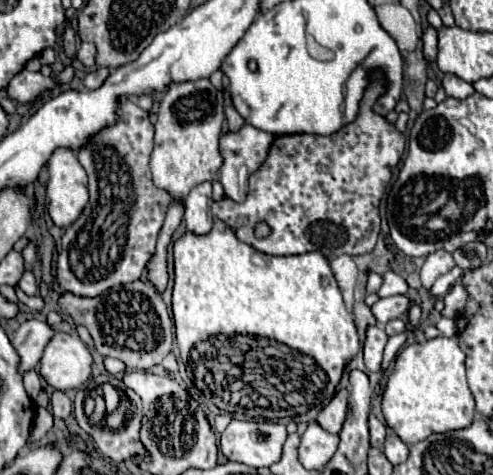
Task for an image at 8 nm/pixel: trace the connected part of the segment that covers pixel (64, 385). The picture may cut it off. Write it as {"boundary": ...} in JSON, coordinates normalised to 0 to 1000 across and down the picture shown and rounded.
{"boundary":[[[114,701],[89,735],[81,789],[118,823],[158,819],[187,789],[187,747],[162,709]]]}

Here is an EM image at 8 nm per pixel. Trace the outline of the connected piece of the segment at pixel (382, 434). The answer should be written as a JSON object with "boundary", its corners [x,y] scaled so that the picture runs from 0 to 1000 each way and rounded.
{"boundary":[[[755,869],[746,878],[746,895],[751,895],[751,937],[775,945],[775,933],[783,928],[783,895],[771,891]]]}

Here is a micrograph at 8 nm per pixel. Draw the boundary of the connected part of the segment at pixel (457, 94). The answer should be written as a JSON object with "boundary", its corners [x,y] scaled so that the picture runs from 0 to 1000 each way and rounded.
{"boundary":[[[913,154],[901,158],[897,183],[901,183],[905,196],[909,196],[913,204],[921,204],[921,208],[945,208],[949,200],[961,196],[961,183],[957,183],[953,175],[945,175],[941,166],[933,166],[933,162],[925,162],[925,158],[913,158]]]}

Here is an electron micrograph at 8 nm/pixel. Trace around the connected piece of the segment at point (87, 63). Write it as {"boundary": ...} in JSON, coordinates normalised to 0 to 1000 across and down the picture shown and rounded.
{"boundary":[[[162,91],[154,124],[174,141],[174,145],[191,145],[195,141],[195,99],[191,91]]]}

